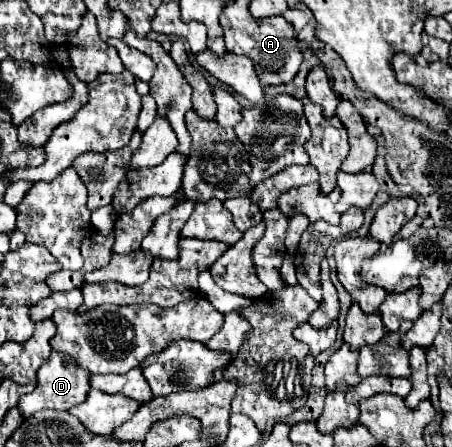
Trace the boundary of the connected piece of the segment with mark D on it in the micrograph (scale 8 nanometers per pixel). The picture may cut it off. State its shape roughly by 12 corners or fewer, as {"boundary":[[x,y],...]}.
{"boundary":[[51,353],[37,387],[23,395],[25,417],[85,401],[89,373]]}

